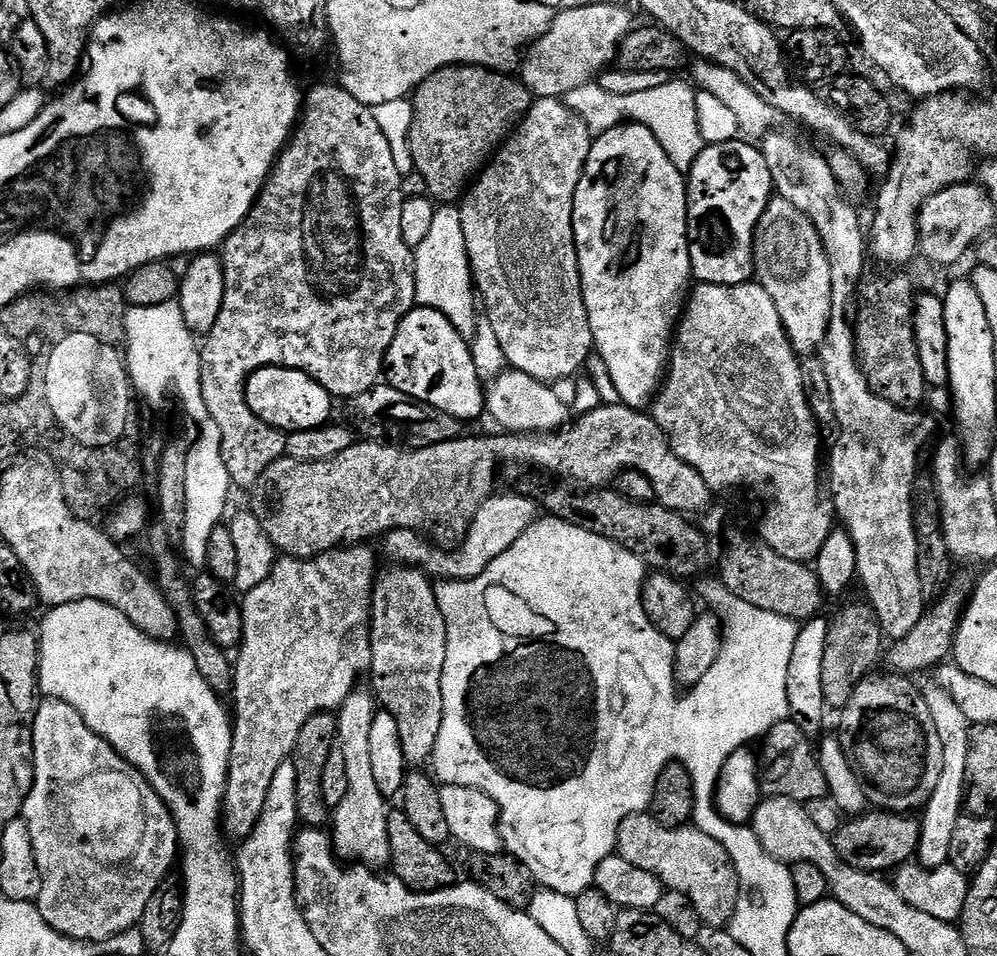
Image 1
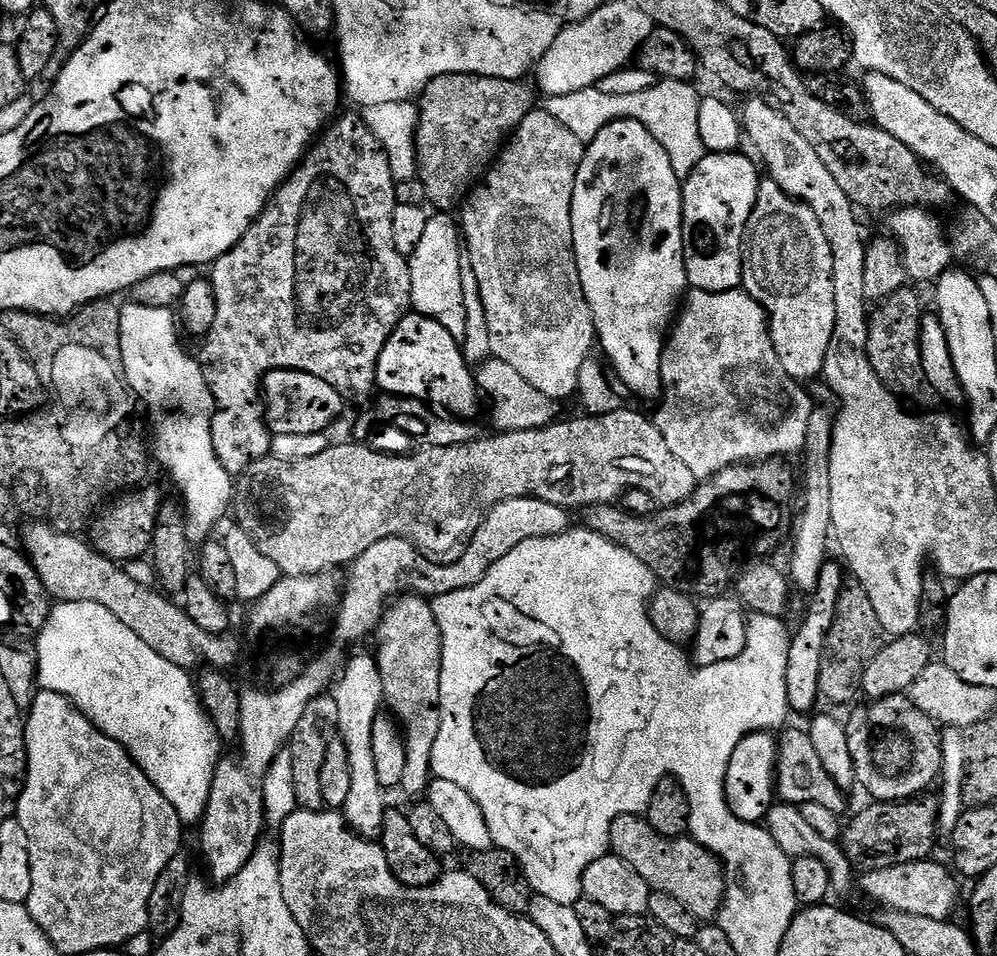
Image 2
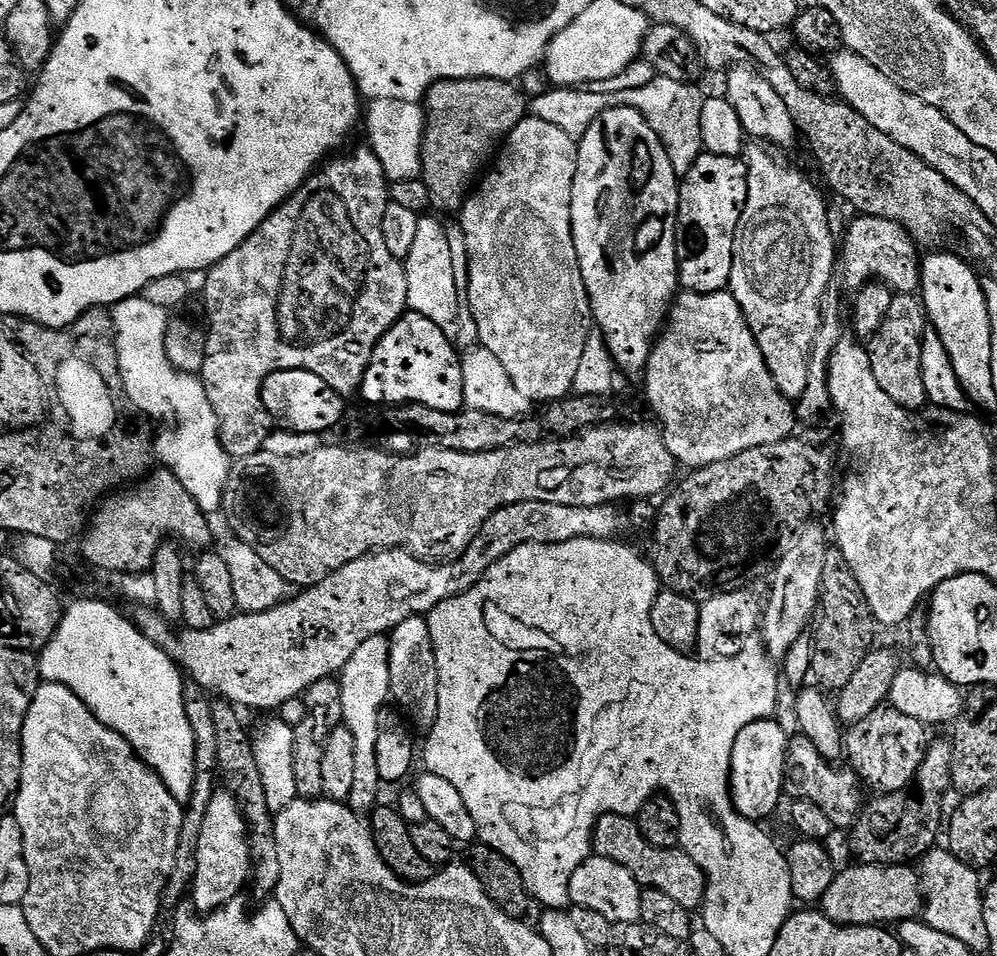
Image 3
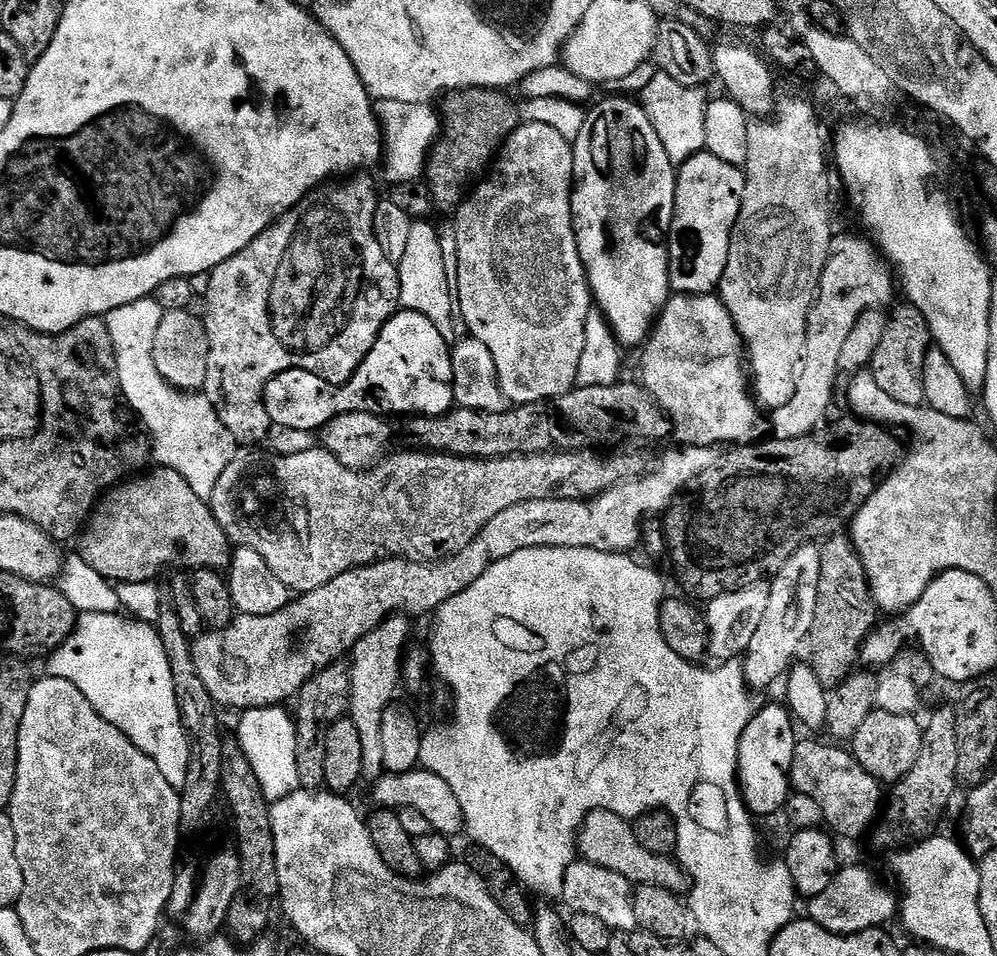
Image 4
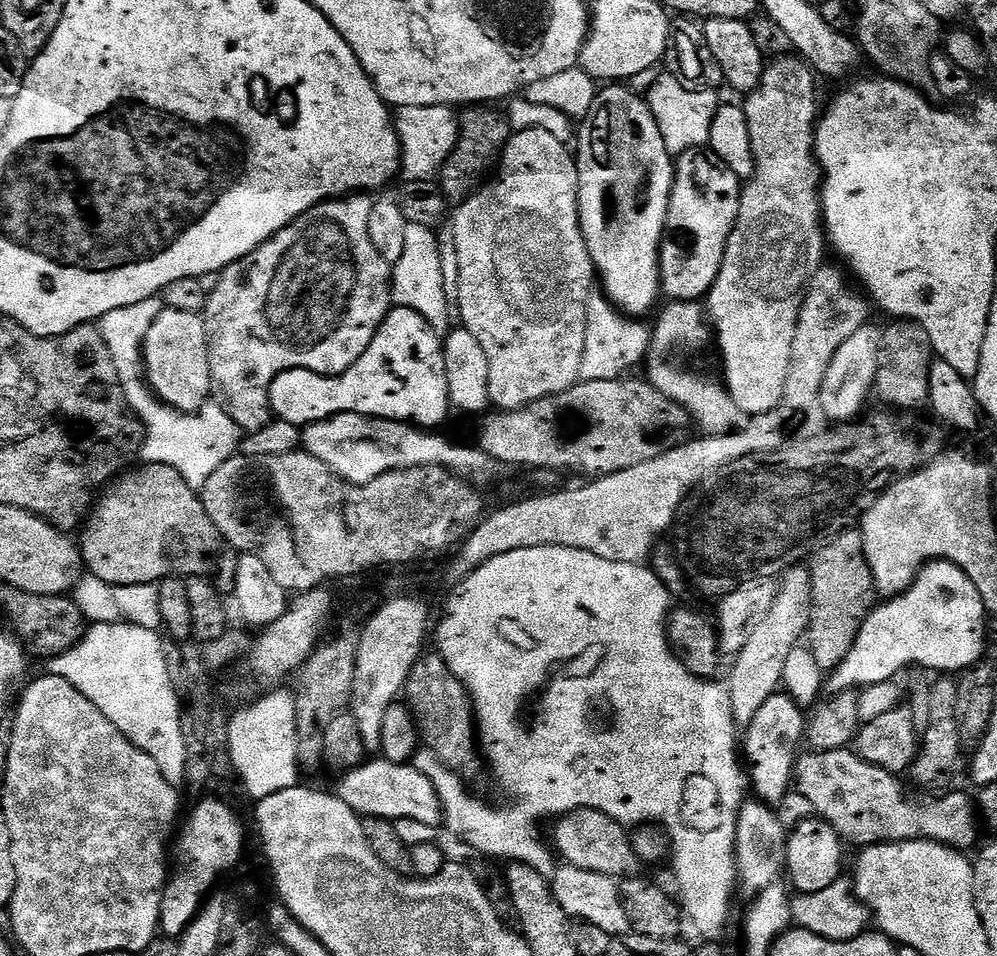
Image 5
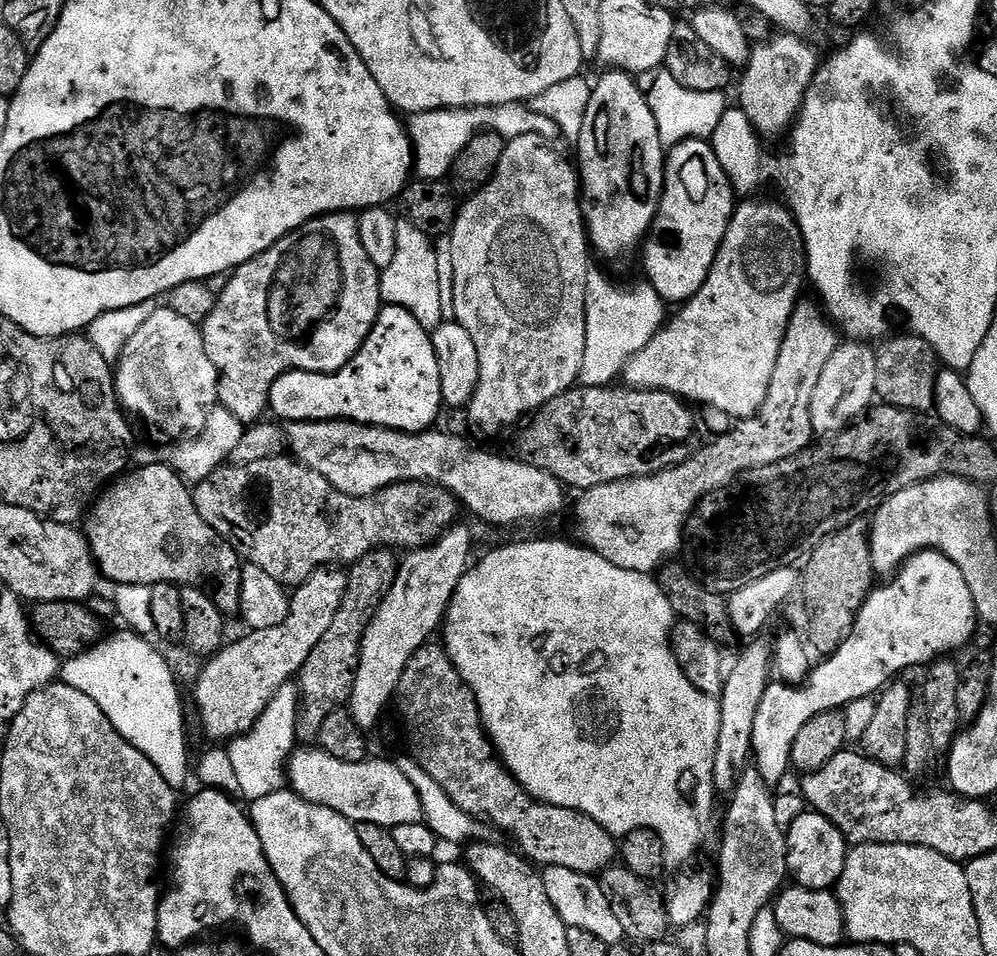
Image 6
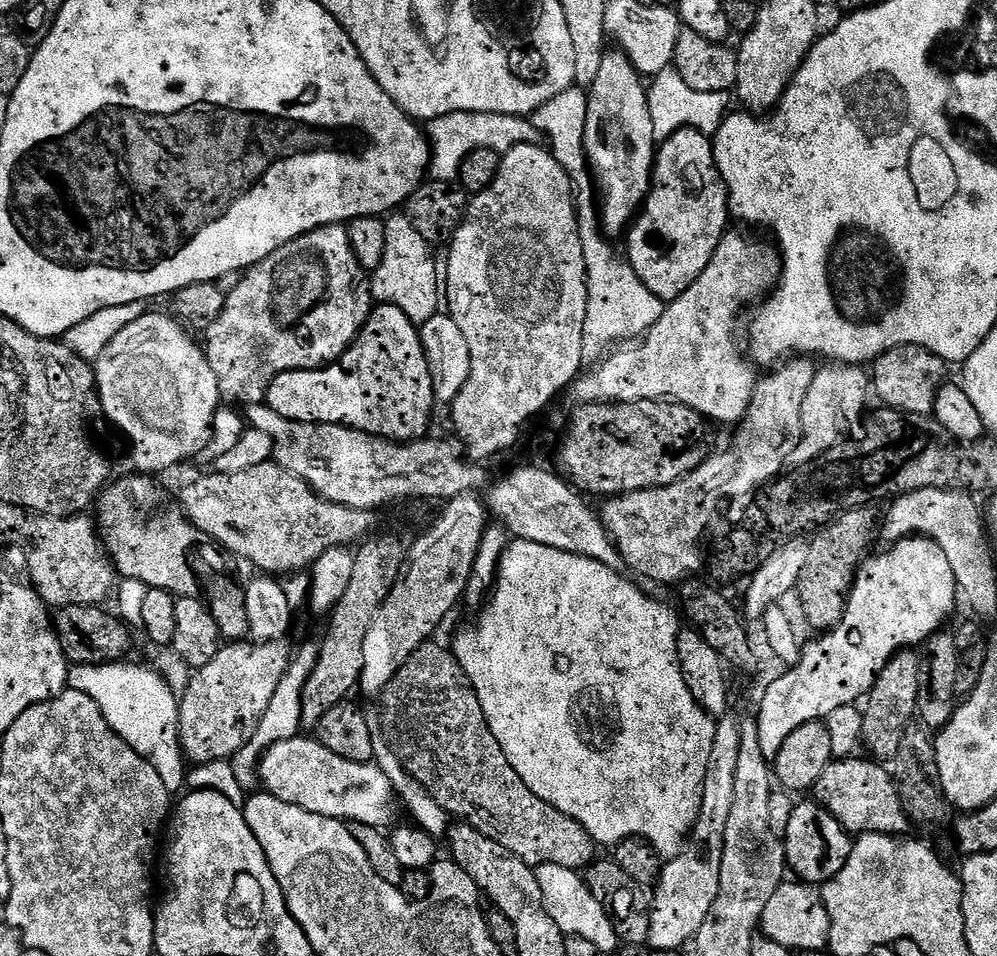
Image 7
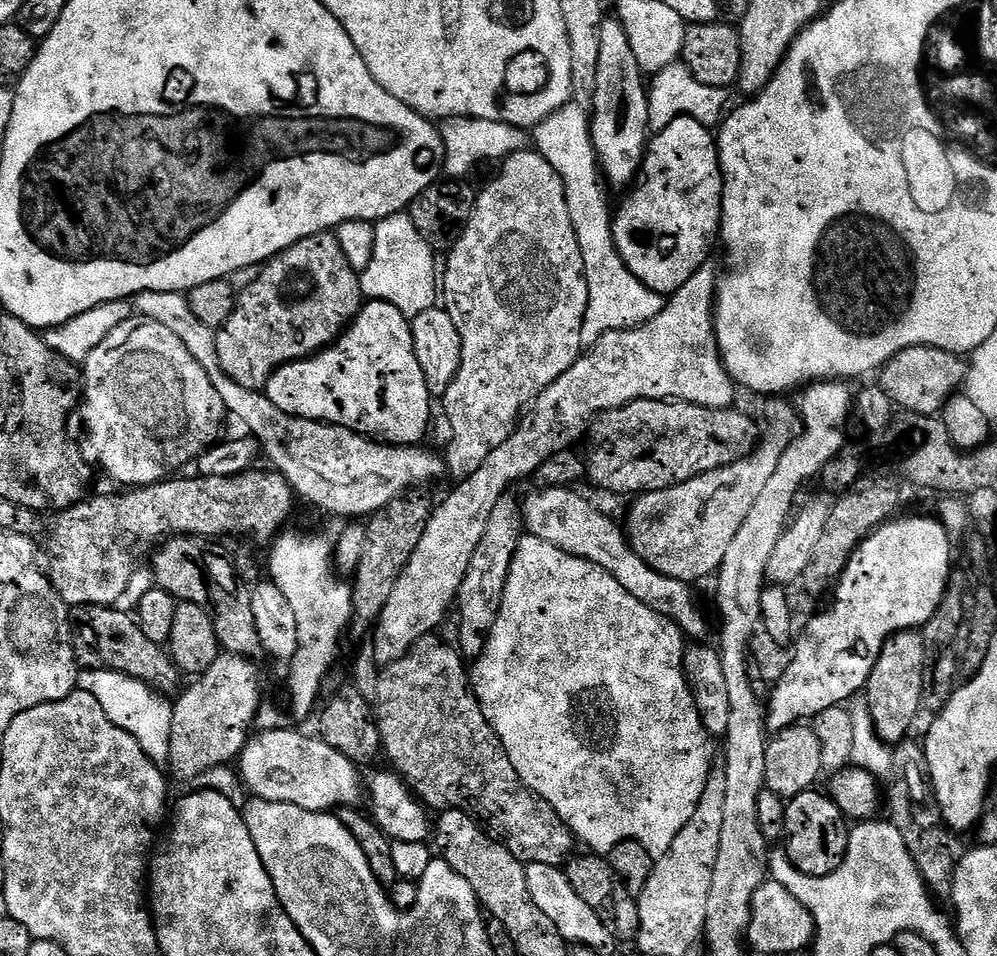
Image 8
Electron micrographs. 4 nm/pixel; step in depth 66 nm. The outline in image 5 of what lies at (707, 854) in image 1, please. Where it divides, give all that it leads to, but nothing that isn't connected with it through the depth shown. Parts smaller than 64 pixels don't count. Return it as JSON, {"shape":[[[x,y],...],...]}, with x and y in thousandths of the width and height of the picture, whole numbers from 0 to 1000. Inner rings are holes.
{"shape":[[[581,845],[557,859],[552,883],[557,894],[571,908],[596,910],[596,914],[608,914],[615,918],[638,918],[643,915],[644,905],[636,885],[631,867],[616,856],[595,845]]]}

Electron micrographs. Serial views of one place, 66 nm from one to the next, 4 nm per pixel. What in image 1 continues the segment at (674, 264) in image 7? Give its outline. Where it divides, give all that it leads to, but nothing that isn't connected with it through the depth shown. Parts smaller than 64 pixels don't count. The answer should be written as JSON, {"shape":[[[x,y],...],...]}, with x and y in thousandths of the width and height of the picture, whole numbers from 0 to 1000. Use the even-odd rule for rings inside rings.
{"shape":[[[739,144],[732,149],[724,149],[723,151],[712,151],[706,154],[704,161],[700,161],[693,180],[689,181],[688,191],[690,195],[690,260],[692,262],[695,290],[703,297],[736,299],[737,297],[751,296],[756,289],[754,258],[756,257],[756,249],[758,248],[758,237],[768,220],[768,215],[776,207],[776,198],[774,187],[772,186],[772,174],[768,174],[768,165],[762,160],[762,156],[757,150],[751,149],[746,144]]]}

